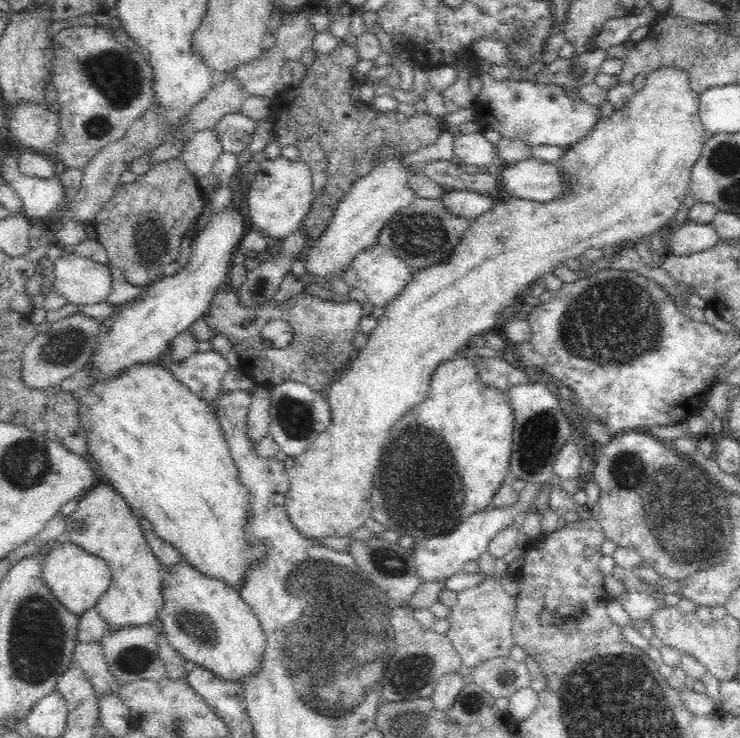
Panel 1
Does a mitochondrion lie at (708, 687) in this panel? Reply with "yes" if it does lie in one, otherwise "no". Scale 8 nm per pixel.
no

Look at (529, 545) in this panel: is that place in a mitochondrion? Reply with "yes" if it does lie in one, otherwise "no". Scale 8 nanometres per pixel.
no

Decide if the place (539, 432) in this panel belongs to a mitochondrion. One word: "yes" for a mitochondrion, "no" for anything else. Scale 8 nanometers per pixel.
yes

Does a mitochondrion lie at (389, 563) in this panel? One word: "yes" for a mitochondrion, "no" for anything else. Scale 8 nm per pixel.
yes

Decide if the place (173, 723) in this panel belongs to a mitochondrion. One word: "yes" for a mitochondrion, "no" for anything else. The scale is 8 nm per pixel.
yes

